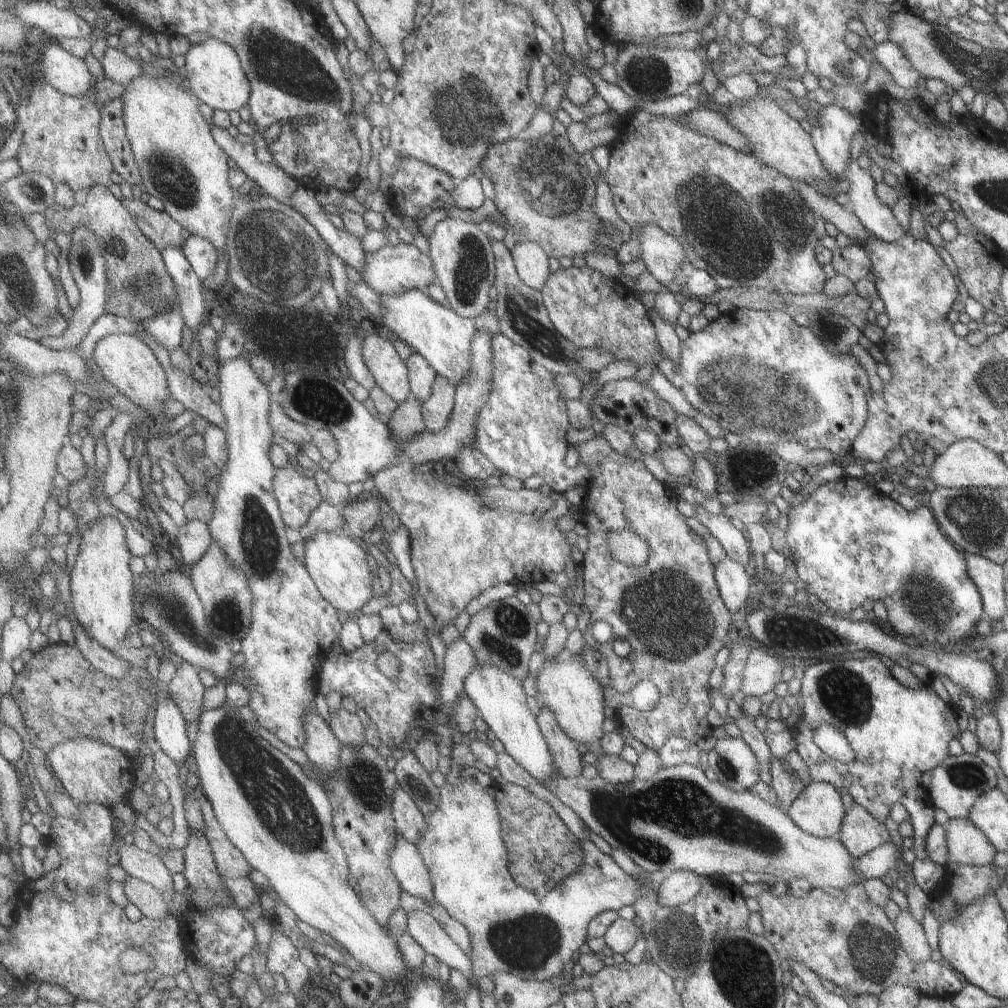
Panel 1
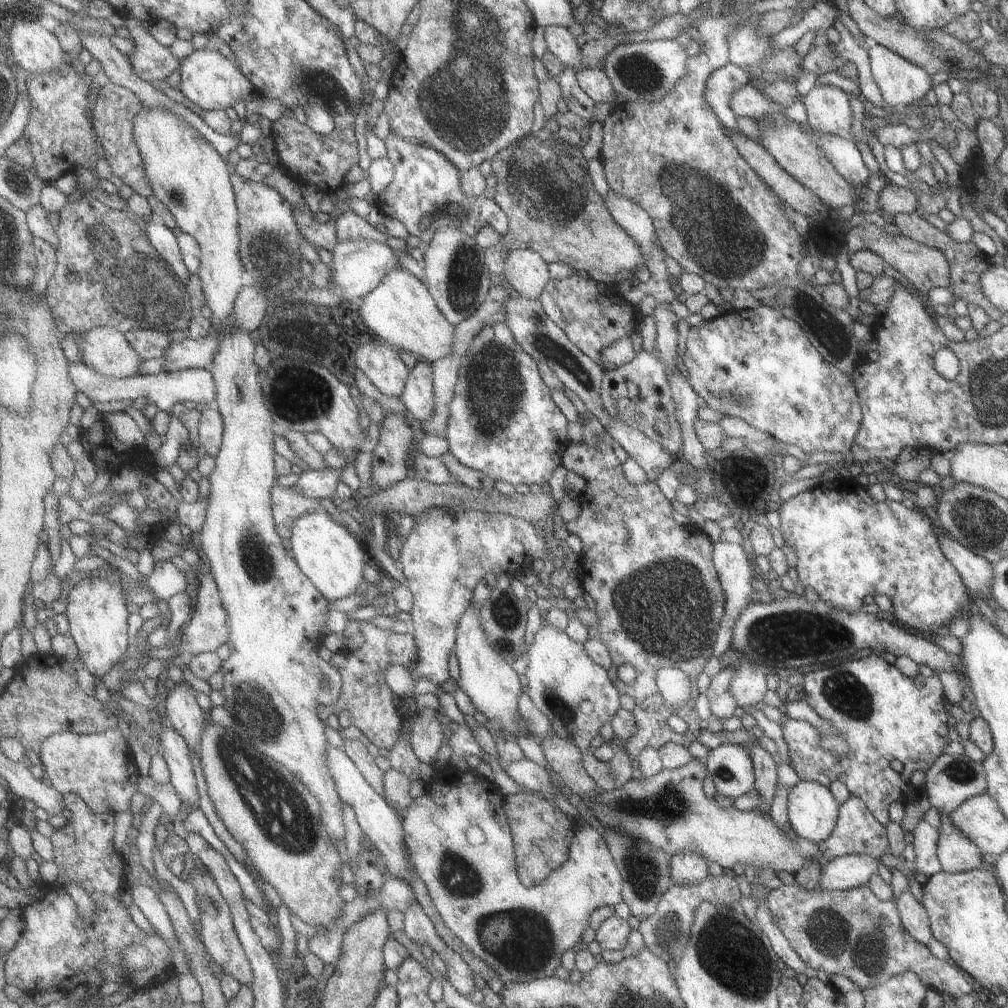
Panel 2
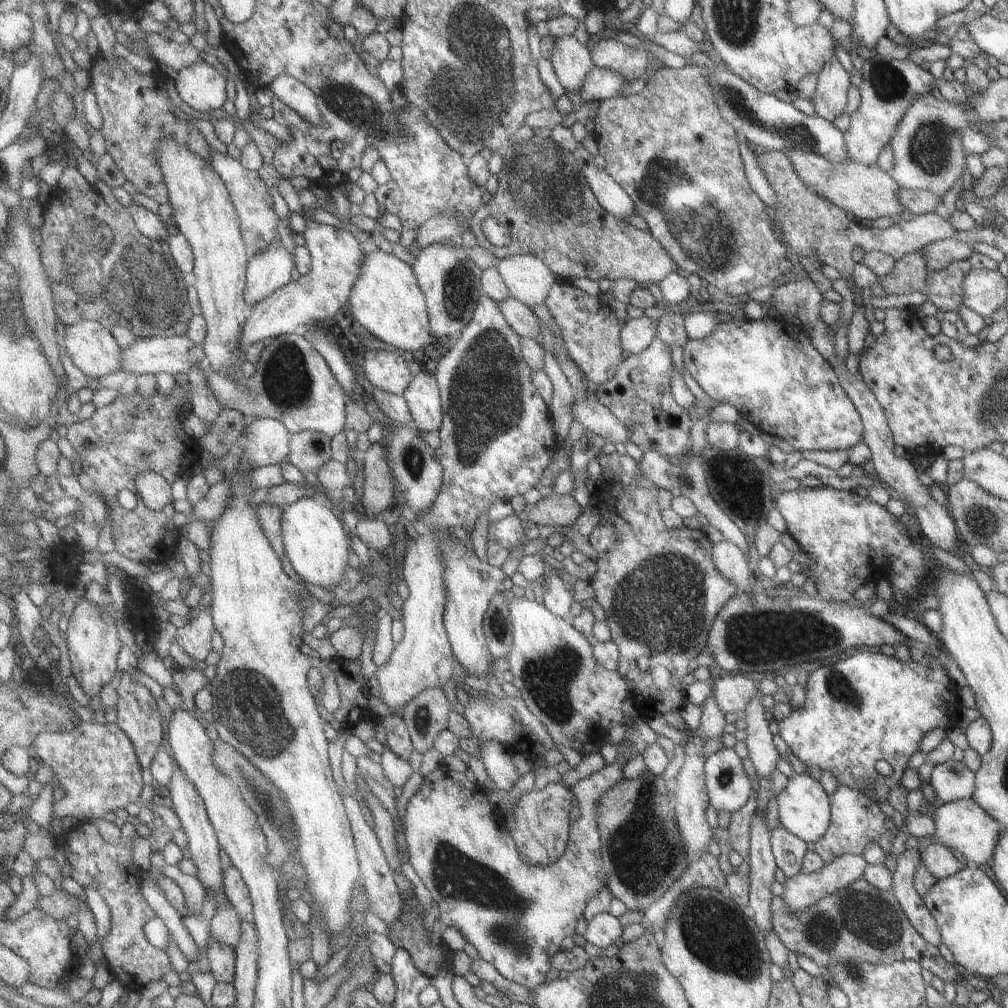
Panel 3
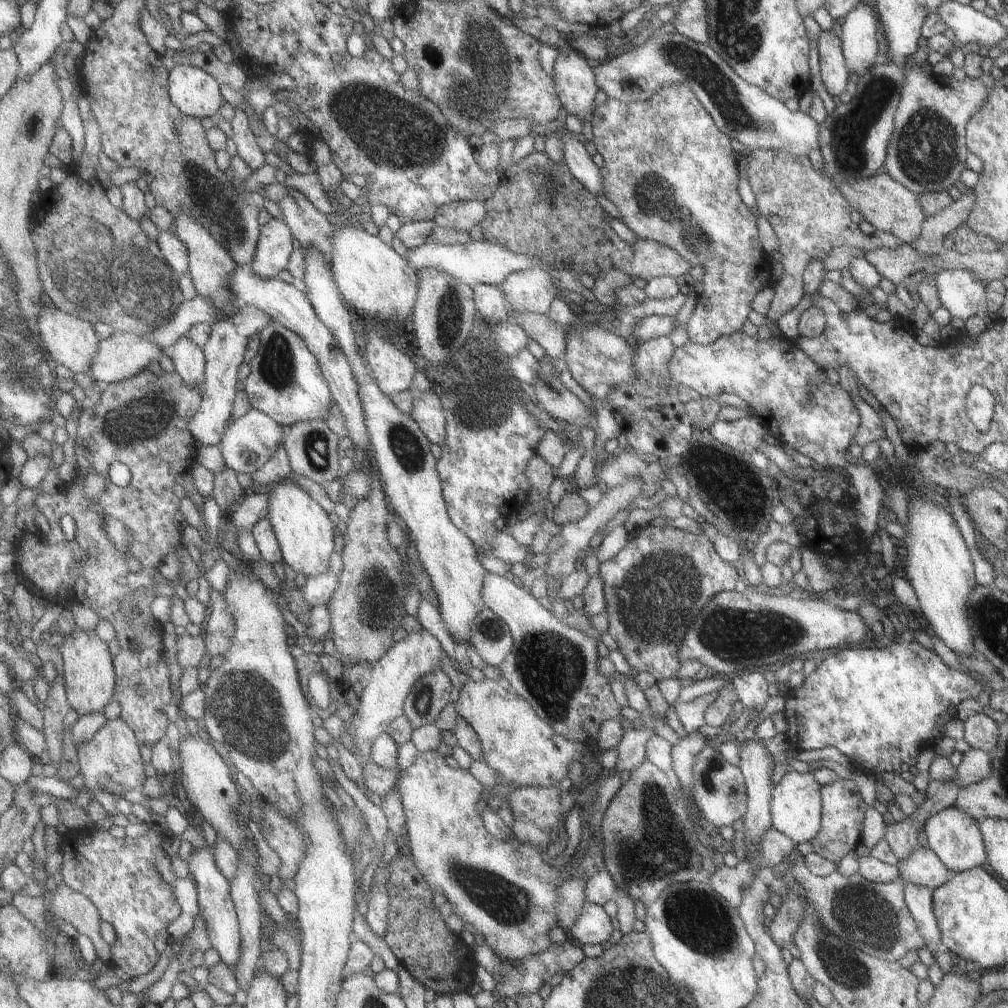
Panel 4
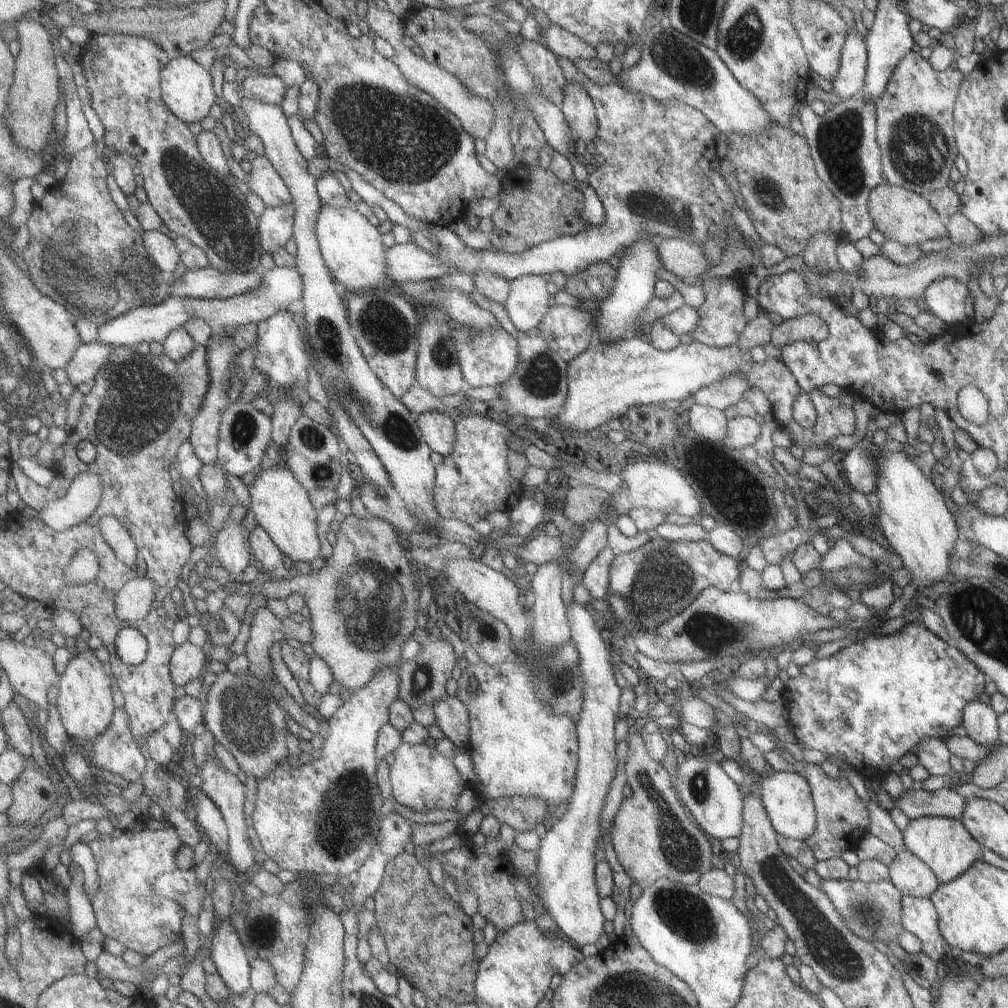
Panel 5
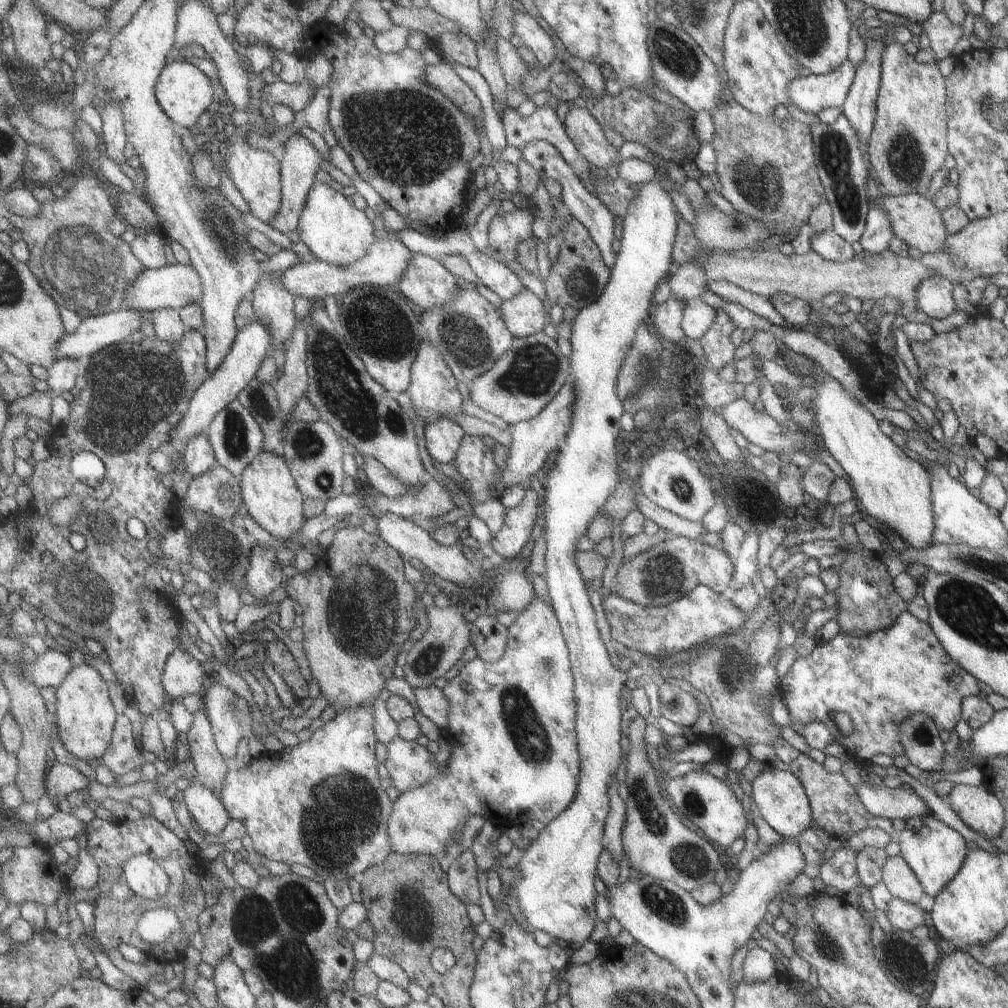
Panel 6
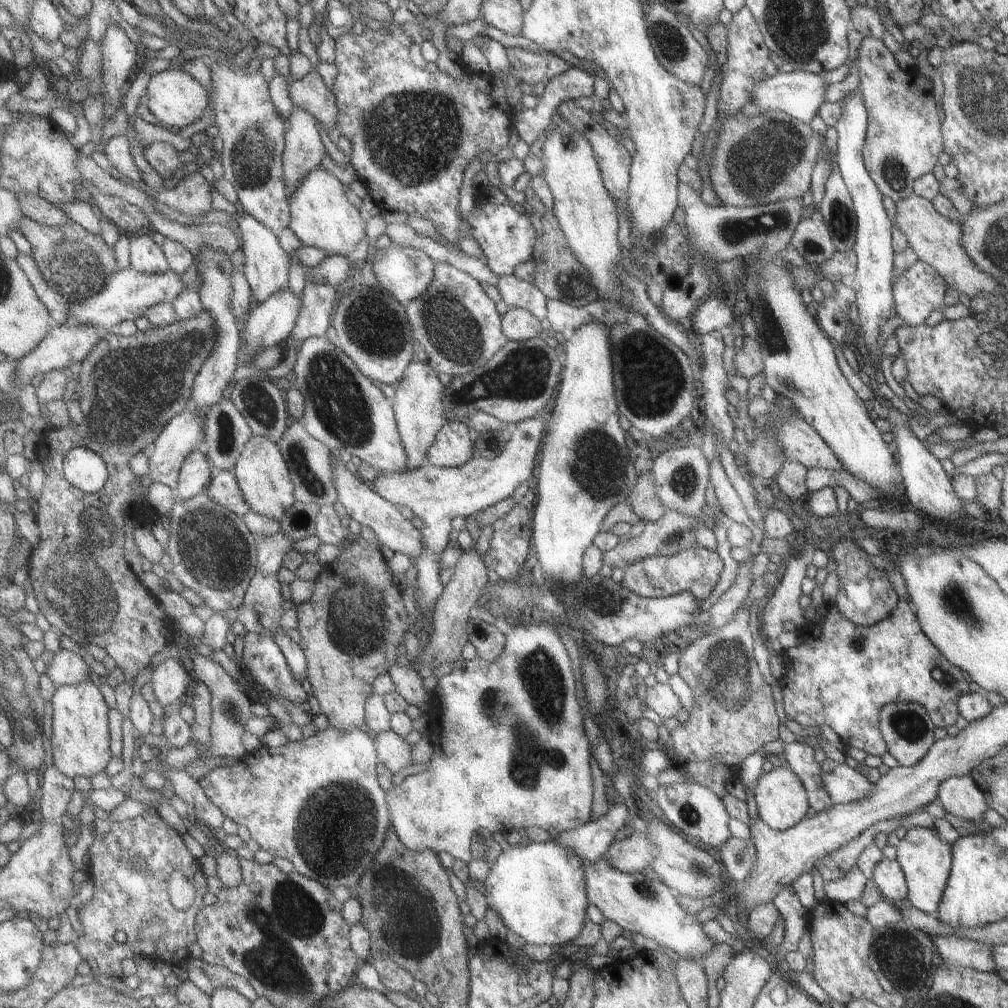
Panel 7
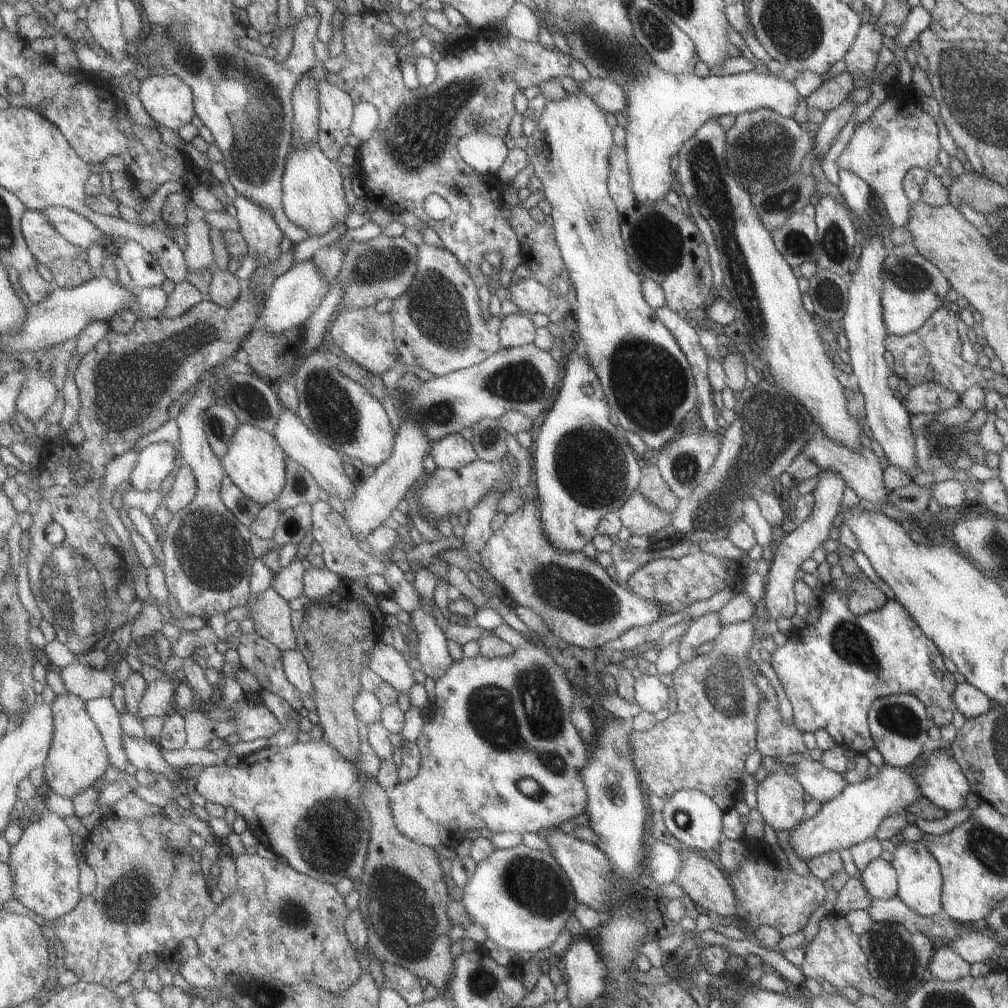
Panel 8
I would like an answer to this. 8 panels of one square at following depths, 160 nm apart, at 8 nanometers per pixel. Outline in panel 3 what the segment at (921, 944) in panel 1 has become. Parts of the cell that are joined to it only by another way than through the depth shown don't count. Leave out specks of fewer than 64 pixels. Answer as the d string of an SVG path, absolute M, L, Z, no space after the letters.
M905 847L904 852L896 857L890 891L891 894L894 894L905 918L914 926L917 934L920 934L923 940L929 944L937 947L940 942L938 926L912 885L918 854L919 852L915 848L908 850Z

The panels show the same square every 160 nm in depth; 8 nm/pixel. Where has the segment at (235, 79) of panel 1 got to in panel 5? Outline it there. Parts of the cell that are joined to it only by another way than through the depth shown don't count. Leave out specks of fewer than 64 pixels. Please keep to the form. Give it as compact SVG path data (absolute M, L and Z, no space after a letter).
M190 55L170 59L170 64L162 72L162 97L169 110L186 123L201 122L207 118L217 102L209 68L205 70Z

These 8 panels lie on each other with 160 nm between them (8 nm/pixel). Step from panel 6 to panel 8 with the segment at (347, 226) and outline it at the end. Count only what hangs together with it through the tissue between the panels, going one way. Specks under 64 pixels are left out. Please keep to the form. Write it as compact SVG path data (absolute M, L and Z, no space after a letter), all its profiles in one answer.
M317 143L308 147L293 146L286 162L282 183L282 203L287 216L291 222L303 227L310 235L326 235L331 229L344 223L347 214L351 212L345 200L343 174L339 171L337 162L327 158Z

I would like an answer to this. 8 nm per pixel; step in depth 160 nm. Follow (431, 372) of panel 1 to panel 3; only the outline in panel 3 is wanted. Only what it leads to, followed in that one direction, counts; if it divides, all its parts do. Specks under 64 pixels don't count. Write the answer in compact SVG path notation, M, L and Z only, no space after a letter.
M420 371L403 394L413 425L421 431L439 431L444 421L442 395L435 375Z

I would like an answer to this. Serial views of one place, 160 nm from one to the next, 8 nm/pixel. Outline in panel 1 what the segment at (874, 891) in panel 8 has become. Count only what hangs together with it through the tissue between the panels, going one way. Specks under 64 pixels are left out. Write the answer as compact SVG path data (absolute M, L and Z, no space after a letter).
M967 817L949 819L943 824L947 858L945 868L971 865L982 867L992 864L995 847Z

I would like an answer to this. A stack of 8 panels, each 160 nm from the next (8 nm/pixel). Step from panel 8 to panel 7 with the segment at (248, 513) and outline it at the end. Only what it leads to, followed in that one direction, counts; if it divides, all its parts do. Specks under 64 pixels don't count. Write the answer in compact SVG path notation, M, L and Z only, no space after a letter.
M233 471L216 472L203 492L208 493L215 502L235 511L239 516L243 516L250 510L249 503Z

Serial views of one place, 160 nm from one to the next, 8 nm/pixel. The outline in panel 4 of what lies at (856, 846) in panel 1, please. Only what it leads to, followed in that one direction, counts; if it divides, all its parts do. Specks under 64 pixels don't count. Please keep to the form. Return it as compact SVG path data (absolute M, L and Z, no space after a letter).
M838 778L831 784L819 787L821 801L820 827L817 834L808 840L813 853L836 863L857 846L866 809L866 804L863 803L859 793L855 783L849 779Z

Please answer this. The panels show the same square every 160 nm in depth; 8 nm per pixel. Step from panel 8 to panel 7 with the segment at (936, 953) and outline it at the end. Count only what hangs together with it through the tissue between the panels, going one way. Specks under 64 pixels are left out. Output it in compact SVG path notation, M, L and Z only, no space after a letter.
M928 934L927 937L931 939L934 944L934 950L937 950L942 962L948 967L960 966L985 972L994 970L991 945L962 939L953 935Z

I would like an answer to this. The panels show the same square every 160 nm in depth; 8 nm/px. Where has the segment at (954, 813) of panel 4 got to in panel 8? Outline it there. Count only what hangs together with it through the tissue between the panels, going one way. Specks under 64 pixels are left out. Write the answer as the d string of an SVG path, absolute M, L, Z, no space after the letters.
M903 841L892 852L890 865L896 874L897 888L895 896L908 909L918 915L926 917L937 915L941 908L942 876L938 862L931 856L927 848L919 841Z

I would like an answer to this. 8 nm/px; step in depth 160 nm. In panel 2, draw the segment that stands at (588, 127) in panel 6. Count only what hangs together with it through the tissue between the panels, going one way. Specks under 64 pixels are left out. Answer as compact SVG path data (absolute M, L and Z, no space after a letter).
M544 25L543 38L546 50L558 58L562 66L570 66L573 70L579 70L580 50L575 43L575 31L557 26Z

